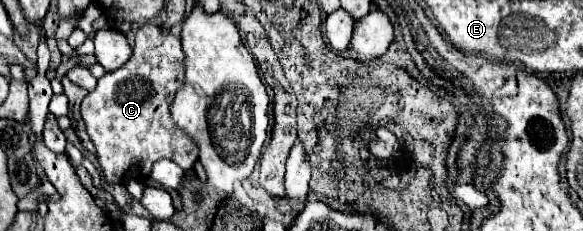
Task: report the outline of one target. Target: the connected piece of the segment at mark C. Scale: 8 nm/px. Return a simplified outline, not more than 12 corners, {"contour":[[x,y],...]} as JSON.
{"contour":[[159,26],[85,96],[81,118],[107,182],[199,150],[169,104],[185,54]]}

